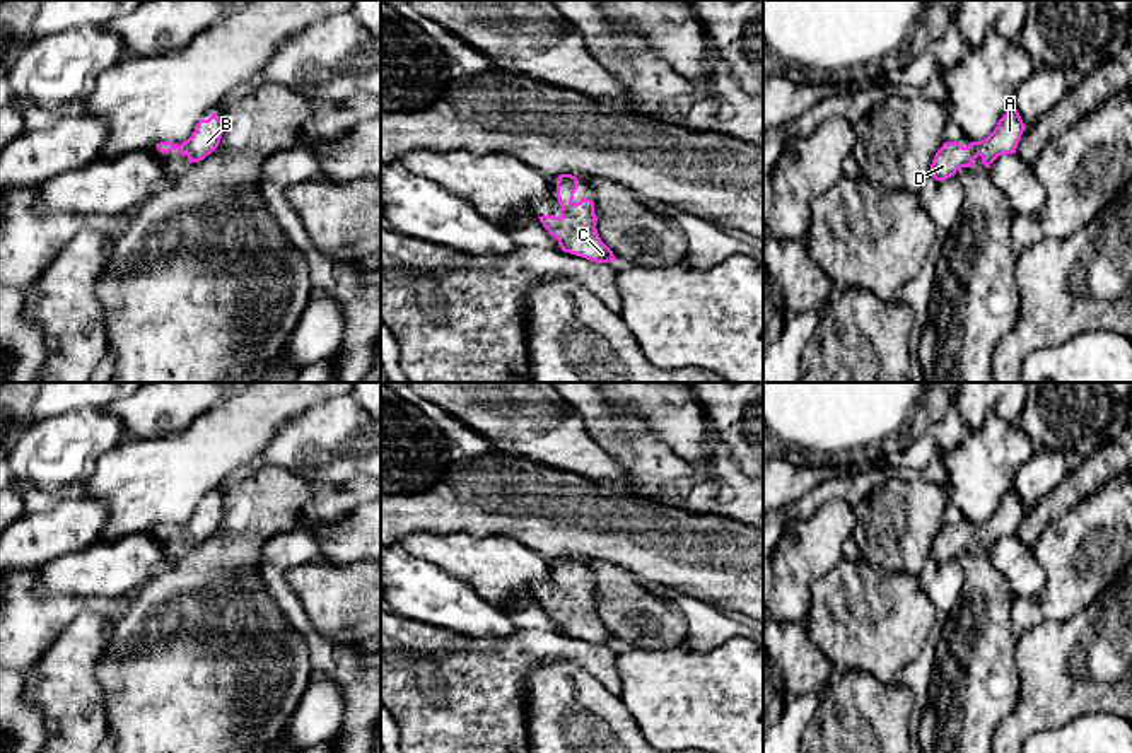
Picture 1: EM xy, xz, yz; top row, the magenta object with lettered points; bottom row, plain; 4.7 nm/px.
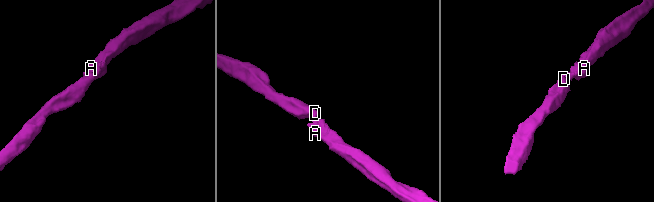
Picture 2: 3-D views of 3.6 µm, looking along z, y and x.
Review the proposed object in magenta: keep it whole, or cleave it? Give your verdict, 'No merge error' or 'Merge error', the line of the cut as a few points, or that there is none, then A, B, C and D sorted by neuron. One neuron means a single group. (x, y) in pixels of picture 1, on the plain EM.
No merge error. No split. Groups: A B C D

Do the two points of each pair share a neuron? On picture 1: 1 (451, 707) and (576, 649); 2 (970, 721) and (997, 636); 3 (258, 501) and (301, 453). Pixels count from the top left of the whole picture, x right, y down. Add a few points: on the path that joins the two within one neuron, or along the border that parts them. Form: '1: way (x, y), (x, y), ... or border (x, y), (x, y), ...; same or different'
1: way (482, 680), (525, 649), (545, 649); same
2: way (987, 700), (991, 694), (991, 656); same
3: way (270, 489), (292, 465); same

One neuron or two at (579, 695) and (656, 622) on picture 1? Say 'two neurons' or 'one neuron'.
two neurons

